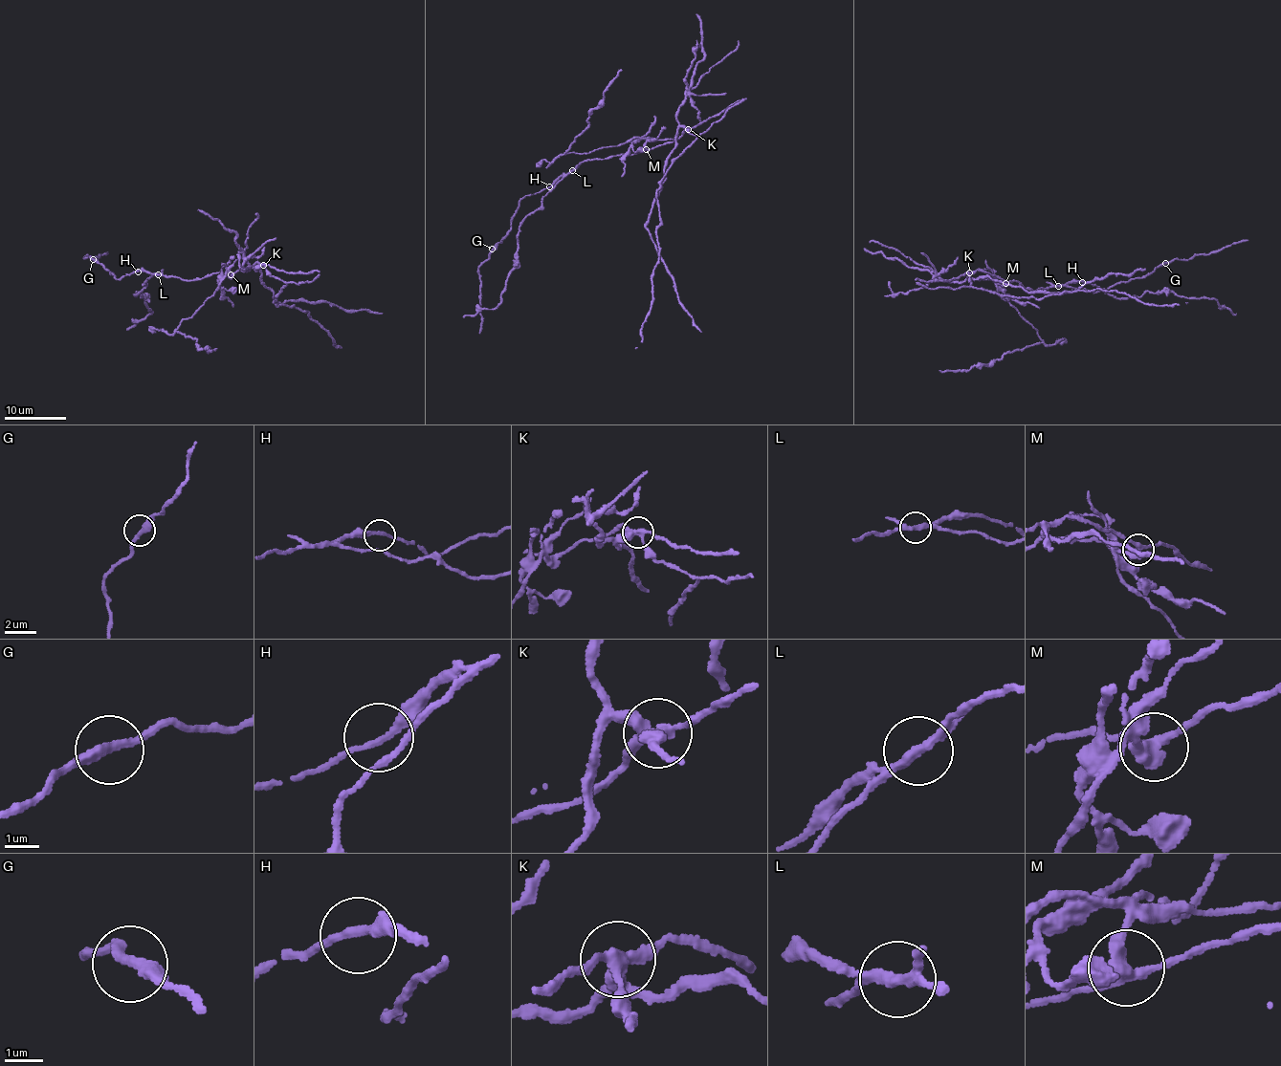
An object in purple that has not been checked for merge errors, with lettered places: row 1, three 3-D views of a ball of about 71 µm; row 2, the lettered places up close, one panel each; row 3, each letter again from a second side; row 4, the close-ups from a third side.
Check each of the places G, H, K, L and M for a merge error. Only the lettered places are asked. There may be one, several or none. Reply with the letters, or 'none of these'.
K, L, M

